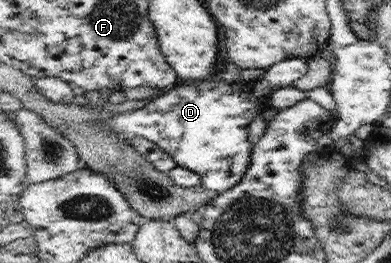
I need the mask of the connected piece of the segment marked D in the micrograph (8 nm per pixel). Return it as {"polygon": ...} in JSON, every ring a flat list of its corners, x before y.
{"polygon":[[295,58,270,67,268,74,259,80,236,81,233,83,216,78,186,81,184,84,178,84,165,90,161,97,152,98,152,101,140,110,117,114,109,121,109,124,123,136,143,136,155,141,165,151,174,155,180,166,201,174,205,186,222,194,238,186,243,178,247,177,247,172,251,169,251,164,254,161,254,145,250,140,249,129,251,123,259,115,264,115,267,110,271,109,273,94,279,89,293,86,295,81,305,77,310,69,309,60]]}

